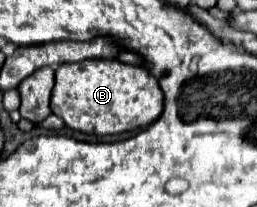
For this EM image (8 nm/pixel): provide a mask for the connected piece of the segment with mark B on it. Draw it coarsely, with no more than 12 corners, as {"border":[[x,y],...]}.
{"border":[[144,66],[56,70],[52,112],[76,132],[146,128],[164,94]]}

